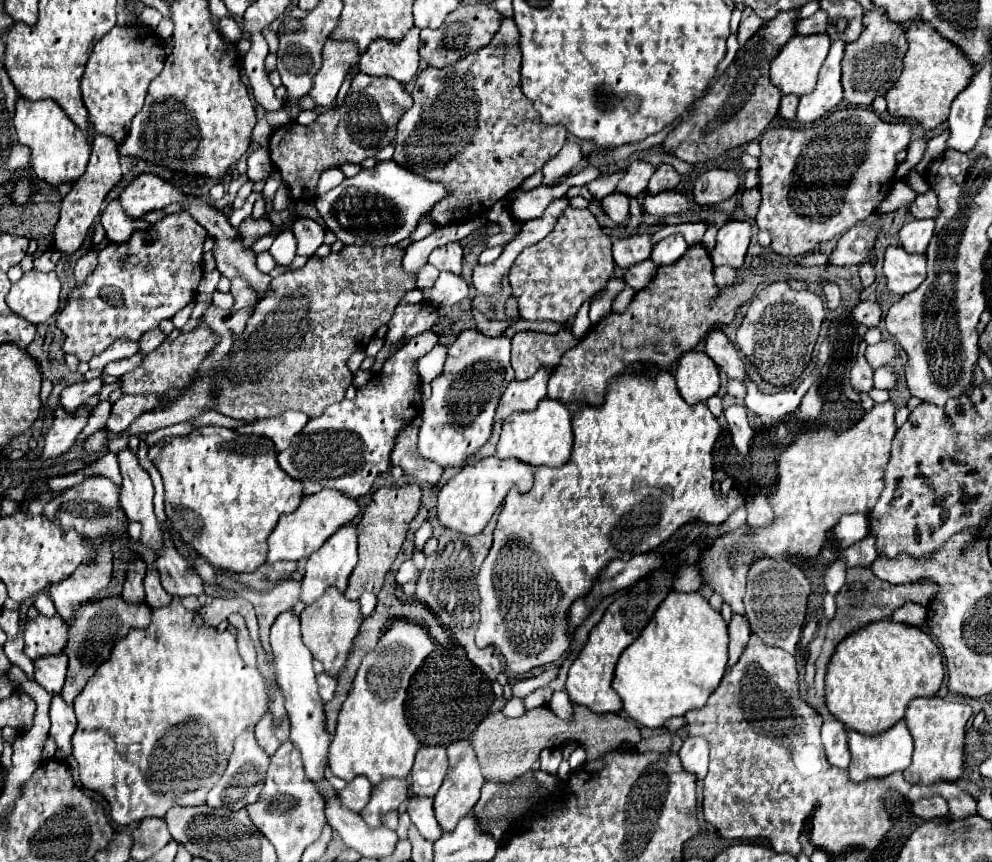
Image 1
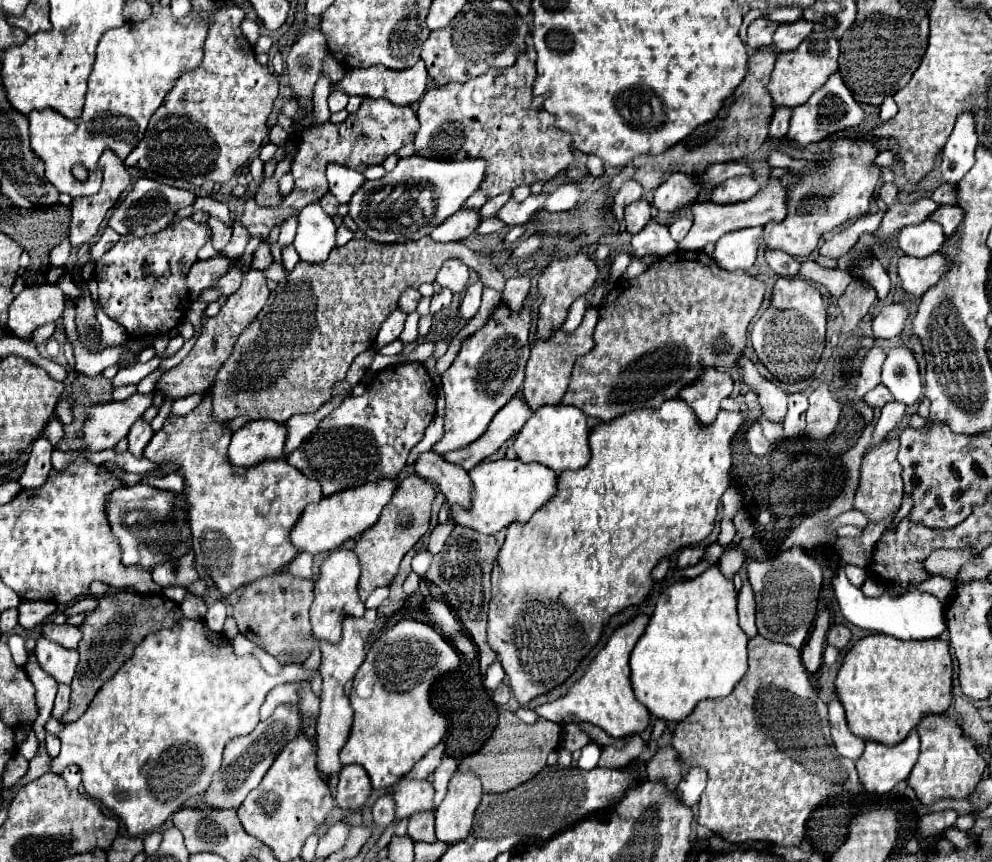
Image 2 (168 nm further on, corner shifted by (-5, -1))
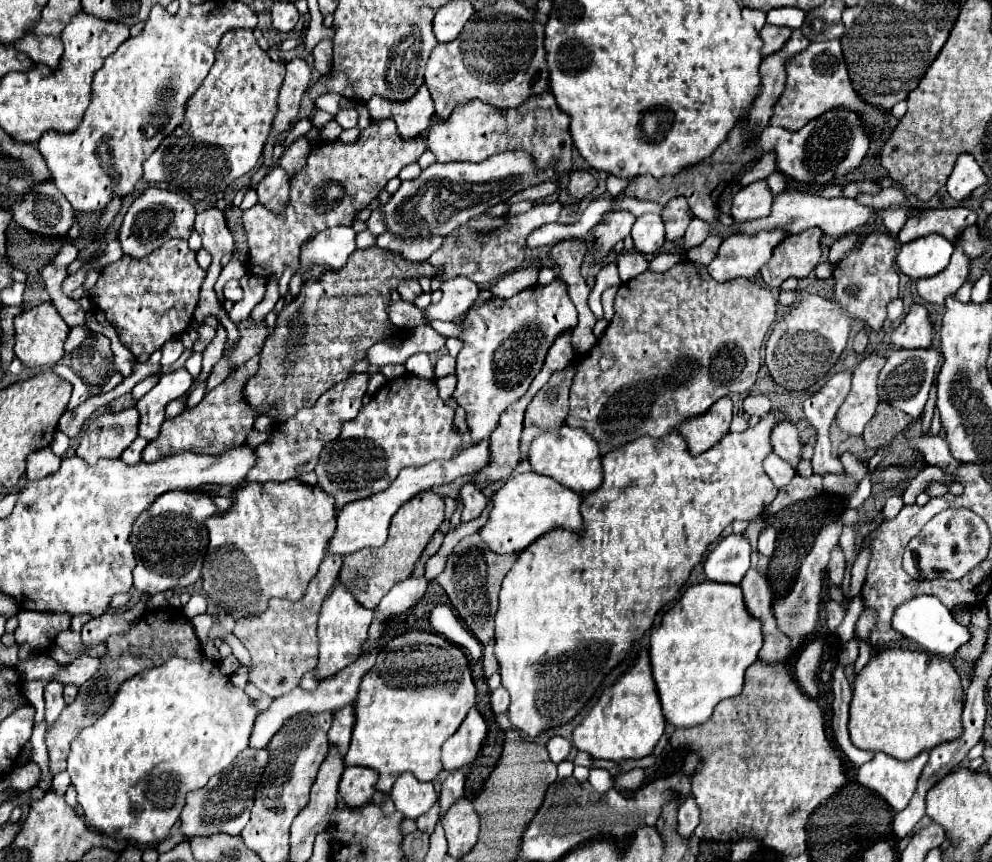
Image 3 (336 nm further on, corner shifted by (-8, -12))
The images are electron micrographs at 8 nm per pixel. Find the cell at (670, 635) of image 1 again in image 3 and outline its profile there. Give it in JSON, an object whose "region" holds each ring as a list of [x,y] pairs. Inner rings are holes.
{"region":[[[703,581],[687,587],[661,625],[651,629],[649,657],[665,719],[675,727],[707,721],[719,701],[741,693],[745,671],[761,647],[761,621],[747,611],[739,585]]]}

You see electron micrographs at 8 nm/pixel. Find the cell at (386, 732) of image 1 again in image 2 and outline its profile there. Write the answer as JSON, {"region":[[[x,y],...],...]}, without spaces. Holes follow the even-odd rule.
{"region":[[[400,620],[398,624],[388,628],[372,644],[364,664],[356,672],[354,686],[350,692],[354,720],[350,736],[340,750],[340,762],[344,766],[348,764],[362,766],[368,772],[374,790],[388,788],[394,782],[398,782],[430,748],[434,748],[444,738],[444,716],[438,714],[430,704],[430,686],[440,674],[452,672],[456,668],[458,668],[456,648],[430,624],[418,620]],[[358,686],[368,686],[370,688],[368,696],[358,694],[356,692]]]}

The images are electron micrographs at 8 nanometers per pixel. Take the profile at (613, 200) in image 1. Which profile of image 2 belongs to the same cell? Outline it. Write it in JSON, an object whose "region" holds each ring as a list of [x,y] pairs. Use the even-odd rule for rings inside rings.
{"region":[[[646,200],[632,202],[630,206],[624,208],[624,222],[626,222],[626,228],[630,234],[640,232],[650,218],[652,218],[650,216],[650,202],[646,202]]]}

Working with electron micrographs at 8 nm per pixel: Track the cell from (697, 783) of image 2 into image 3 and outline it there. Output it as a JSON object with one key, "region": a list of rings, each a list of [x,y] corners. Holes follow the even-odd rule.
{"region":[[[689,797],[679,807],[679,813],[677,813],[677,833],[683,839],[691,839],[697,823],[699,823],[699,807],[695,805],[693,797]]]}

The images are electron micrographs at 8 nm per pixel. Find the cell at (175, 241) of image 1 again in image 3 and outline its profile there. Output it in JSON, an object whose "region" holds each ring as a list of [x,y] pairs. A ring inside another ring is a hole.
{"region":[[[175,239],[151,253],[151,257],[145,257],[145,261],[127,261],[127,257],[123,257],[107,265],[87,295],[117,329],[121,343],[139,363],[145,363],[153,351],[187,331],[199,303],[203,279],[205,271],[197,265],[195,253],[187,247],[187,241]]]}

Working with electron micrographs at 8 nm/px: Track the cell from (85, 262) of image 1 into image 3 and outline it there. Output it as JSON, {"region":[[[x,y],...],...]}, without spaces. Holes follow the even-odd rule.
{"region":[[[95,333],[71,353],[71,369],[91,387],[103,387],[115,373],[113,351],[107,337]]]}

